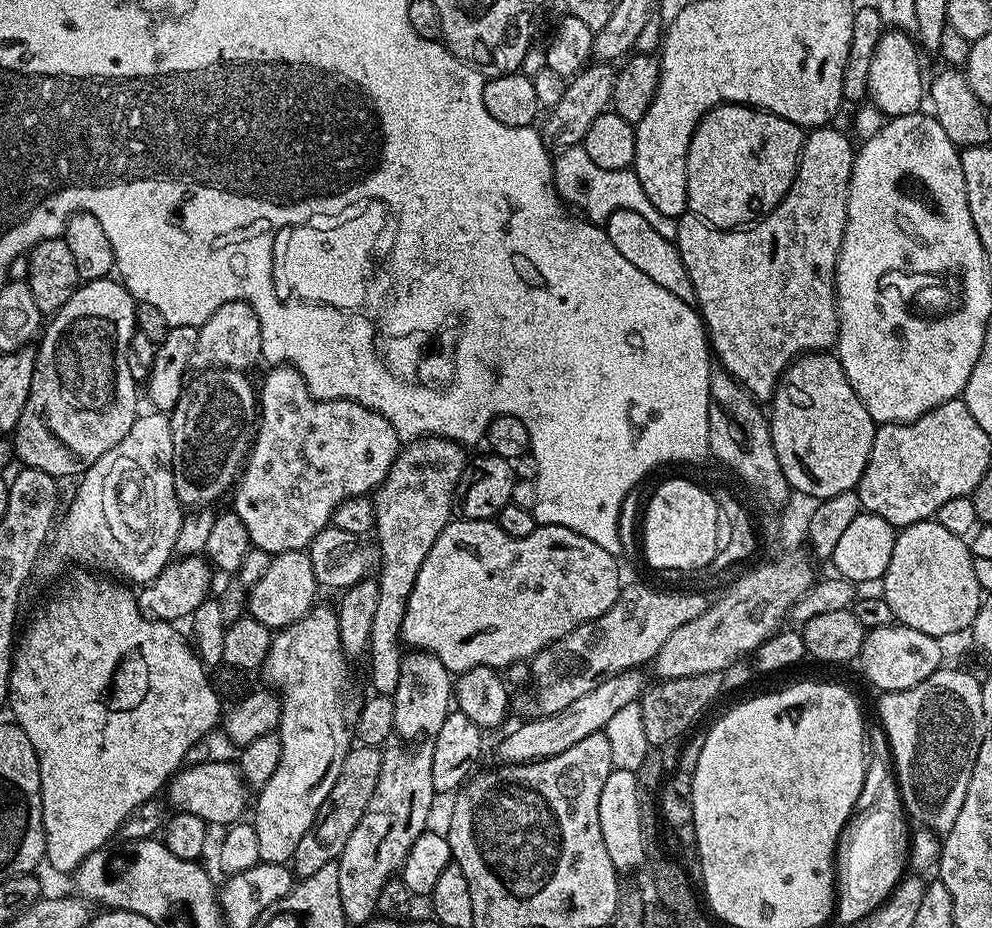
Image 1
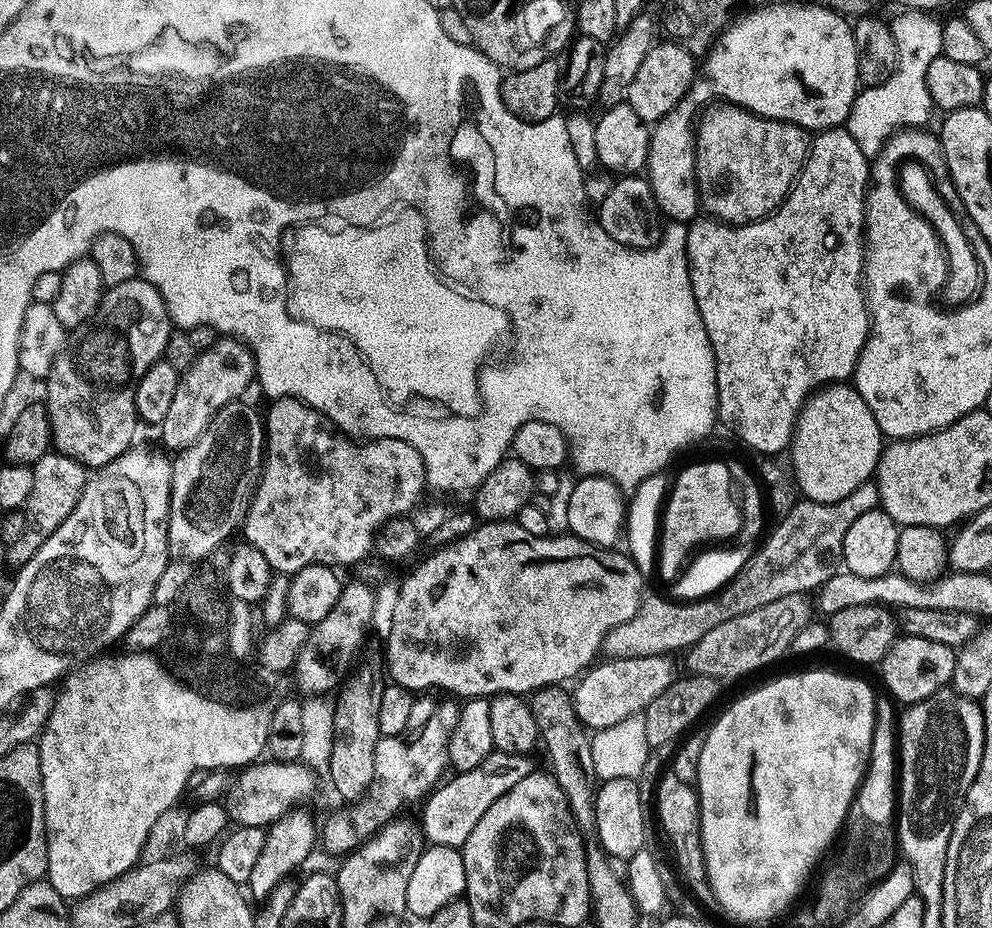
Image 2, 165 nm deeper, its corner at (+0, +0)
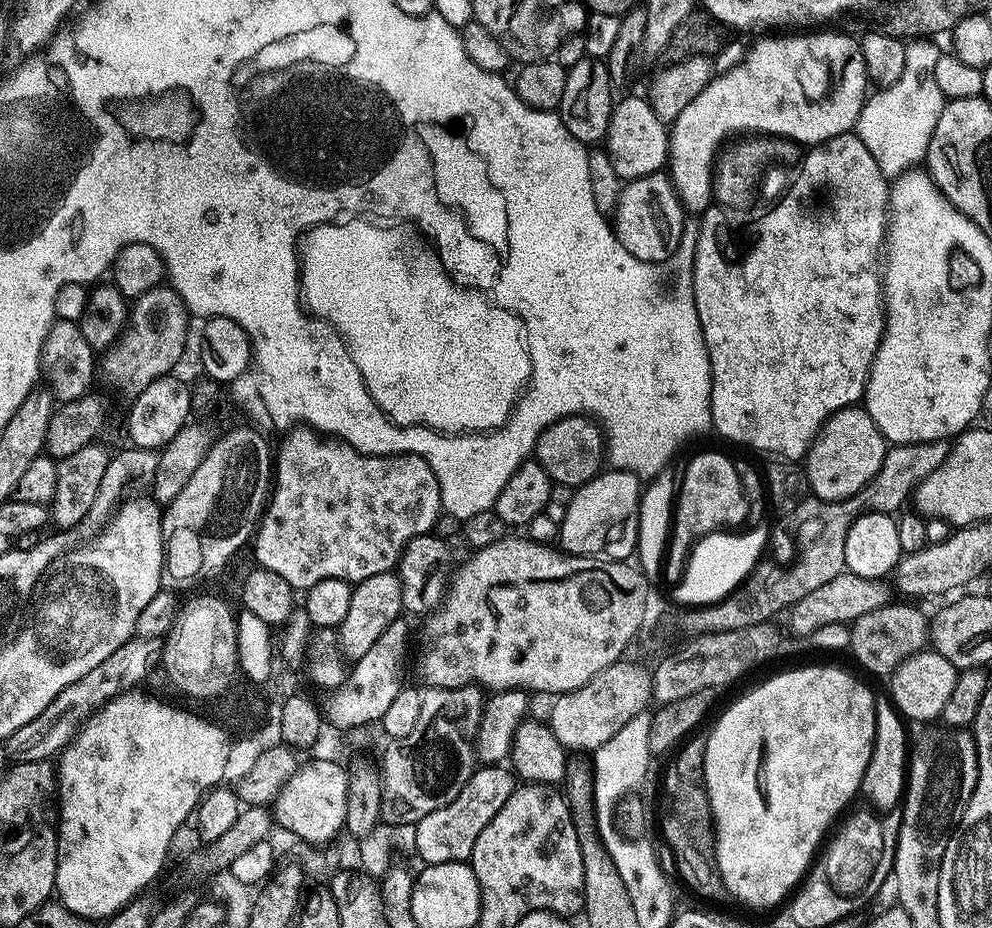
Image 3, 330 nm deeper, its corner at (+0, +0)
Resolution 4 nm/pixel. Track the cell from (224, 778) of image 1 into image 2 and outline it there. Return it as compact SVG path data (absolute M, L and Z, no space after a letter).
M257 762L249 764L235 773L234 779L227 785L226 807L228 818L233 825L245 828L267 829L269 824L284 816L285 812L297 807L300 799L312 788L314 776L304 764L293 762L282 764L279 762Z

